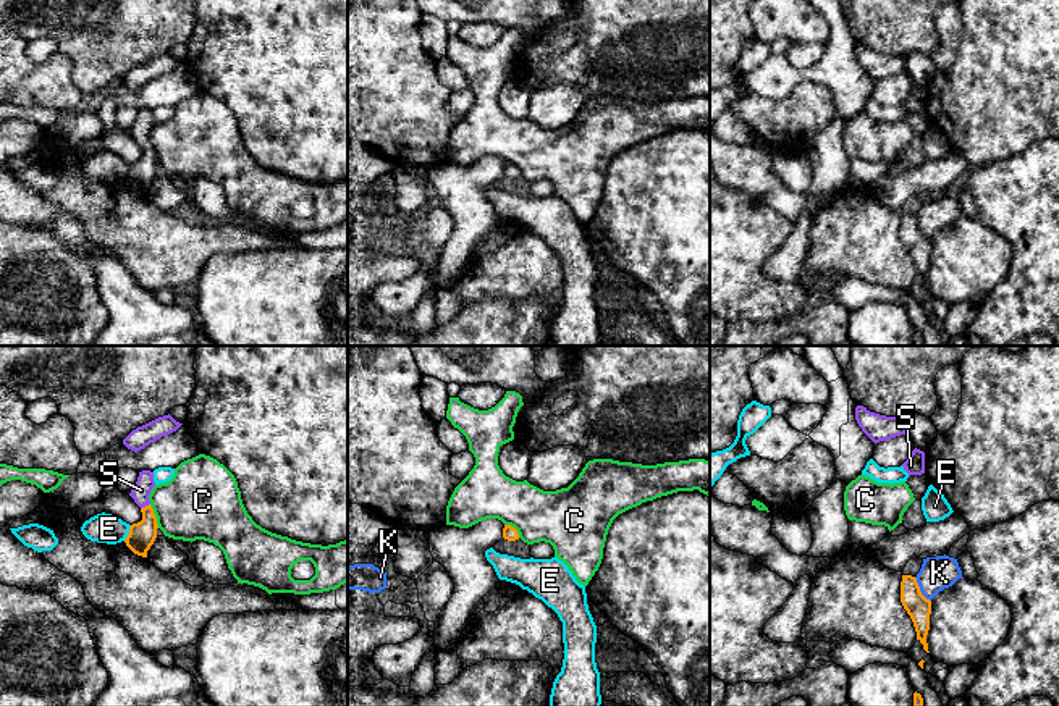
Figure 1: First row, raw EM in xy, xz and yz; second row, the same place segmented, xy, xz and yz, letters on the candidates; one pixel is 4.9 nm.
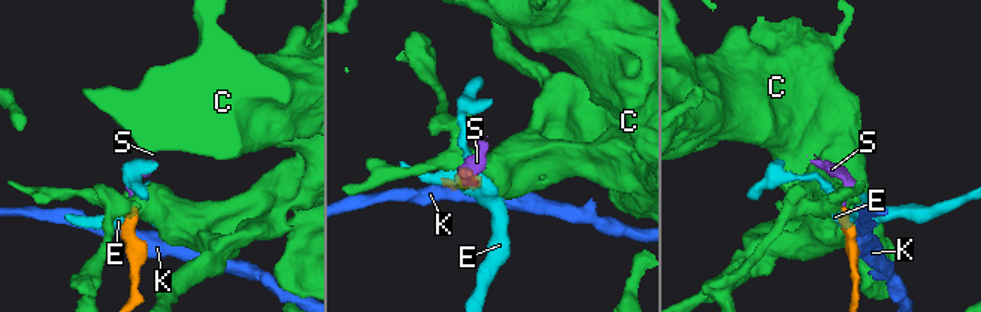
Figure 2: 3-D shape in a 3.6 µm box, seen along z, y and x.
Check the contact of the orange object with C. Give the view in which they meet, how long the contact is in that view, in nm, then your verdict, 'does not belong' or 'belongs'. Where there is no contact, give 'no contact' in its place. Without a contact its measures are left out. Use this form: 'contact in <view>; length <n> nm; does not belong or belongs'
contact in xy; length 130 nm; does not belong

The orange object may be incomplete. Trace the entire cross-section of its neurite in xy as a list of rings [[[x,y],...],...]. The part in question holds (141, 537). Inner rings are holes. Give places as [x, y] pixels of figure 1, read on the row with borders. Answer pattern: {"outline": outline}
{"outline": [[[142,470],[129,493],[134,502],[141,507],[142,520],[129,527],[124,543],[134,554],[142,557],[147,557],[147,551],[154,544],[158,528],[157,517],[149,501],[149,494],[154,486],[154,472]]]}

